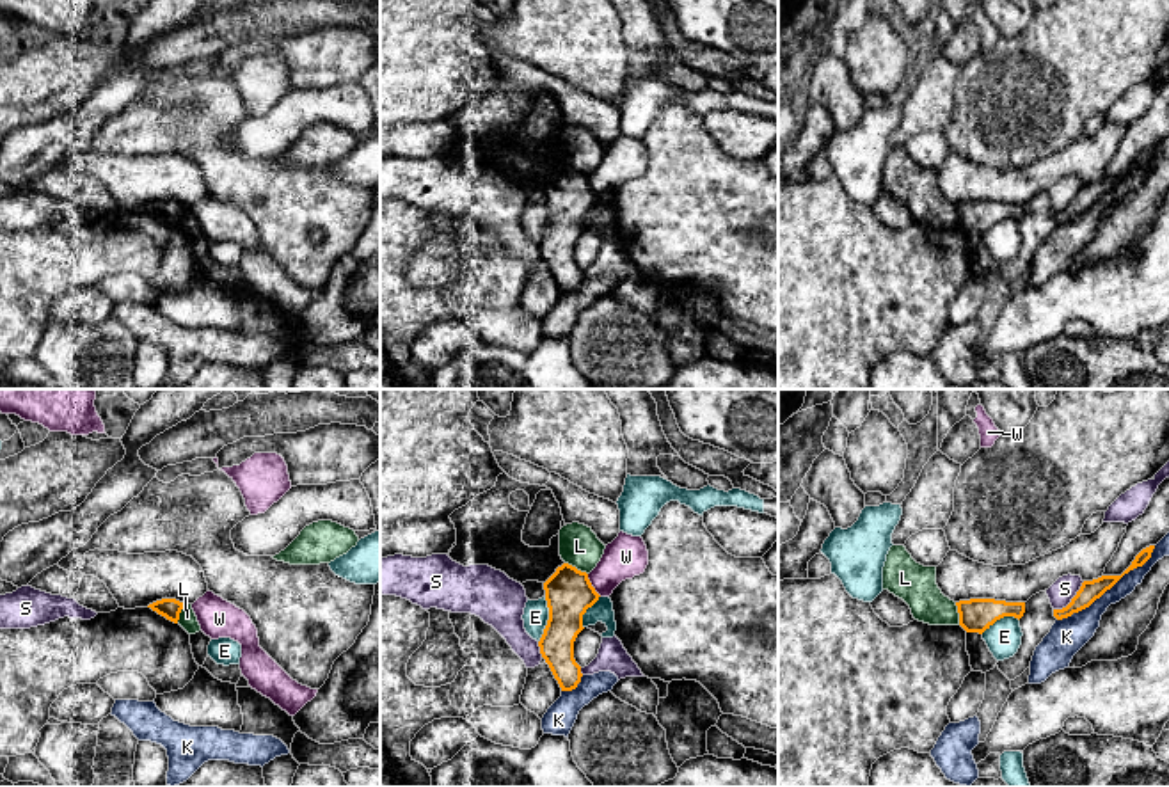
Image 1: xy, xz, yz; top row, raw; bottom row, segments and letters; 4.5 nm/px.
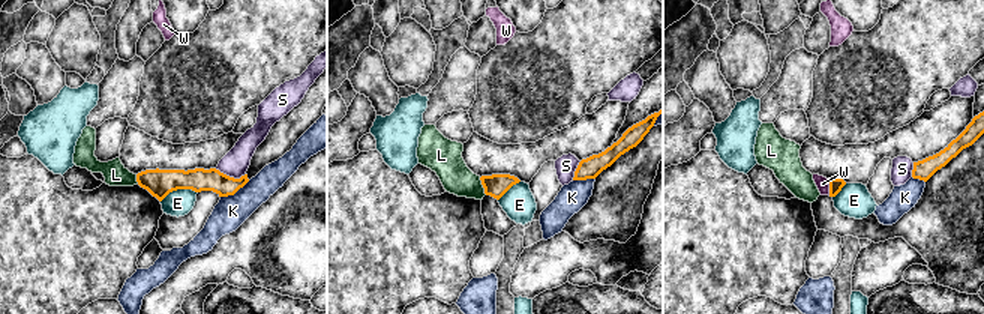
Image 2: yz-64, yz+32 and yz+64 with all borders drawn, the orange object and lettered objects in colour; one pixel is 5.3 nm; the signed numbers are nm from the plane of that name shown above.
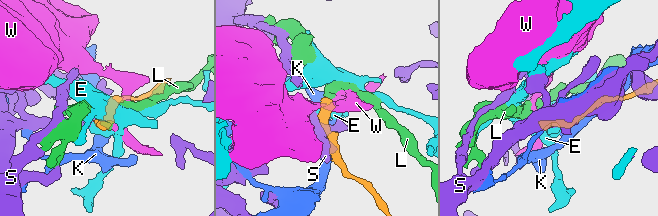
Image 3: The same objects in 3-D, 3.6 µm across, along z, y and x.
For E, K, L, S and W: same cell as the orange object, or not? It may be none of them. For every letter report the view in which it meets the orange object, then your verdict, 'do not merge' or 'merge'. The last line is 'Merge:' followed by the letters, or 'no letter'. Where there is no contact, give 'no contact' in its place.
E: xz | do not merge
K: yz | do not merge
L: xz | do not merge
S: yz | do not merge
W: xz | do not merge
Merge: no letter

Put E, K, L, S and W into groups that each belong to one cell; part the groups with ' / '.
E / K / L / S / W

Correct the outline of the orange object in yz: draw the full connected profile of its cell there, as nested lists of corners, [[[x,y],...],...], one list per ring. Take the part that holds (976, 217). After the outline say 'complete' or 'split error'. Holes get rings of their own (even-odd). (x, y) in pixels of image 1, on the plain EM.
[[[970,201],[956,204],[959,215],[959,227],[966,235],[982,236],[997,222],[1004,219],[1022,220],[1025,215],[1025,204],[1006,204],[995,201]]]; complete

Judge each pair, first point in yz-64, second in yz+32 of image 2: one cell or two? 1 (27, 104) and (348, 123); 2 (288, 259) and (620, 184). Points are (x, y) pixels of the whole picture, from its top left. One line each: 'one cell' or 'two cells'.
1: one cell
2: two cells

